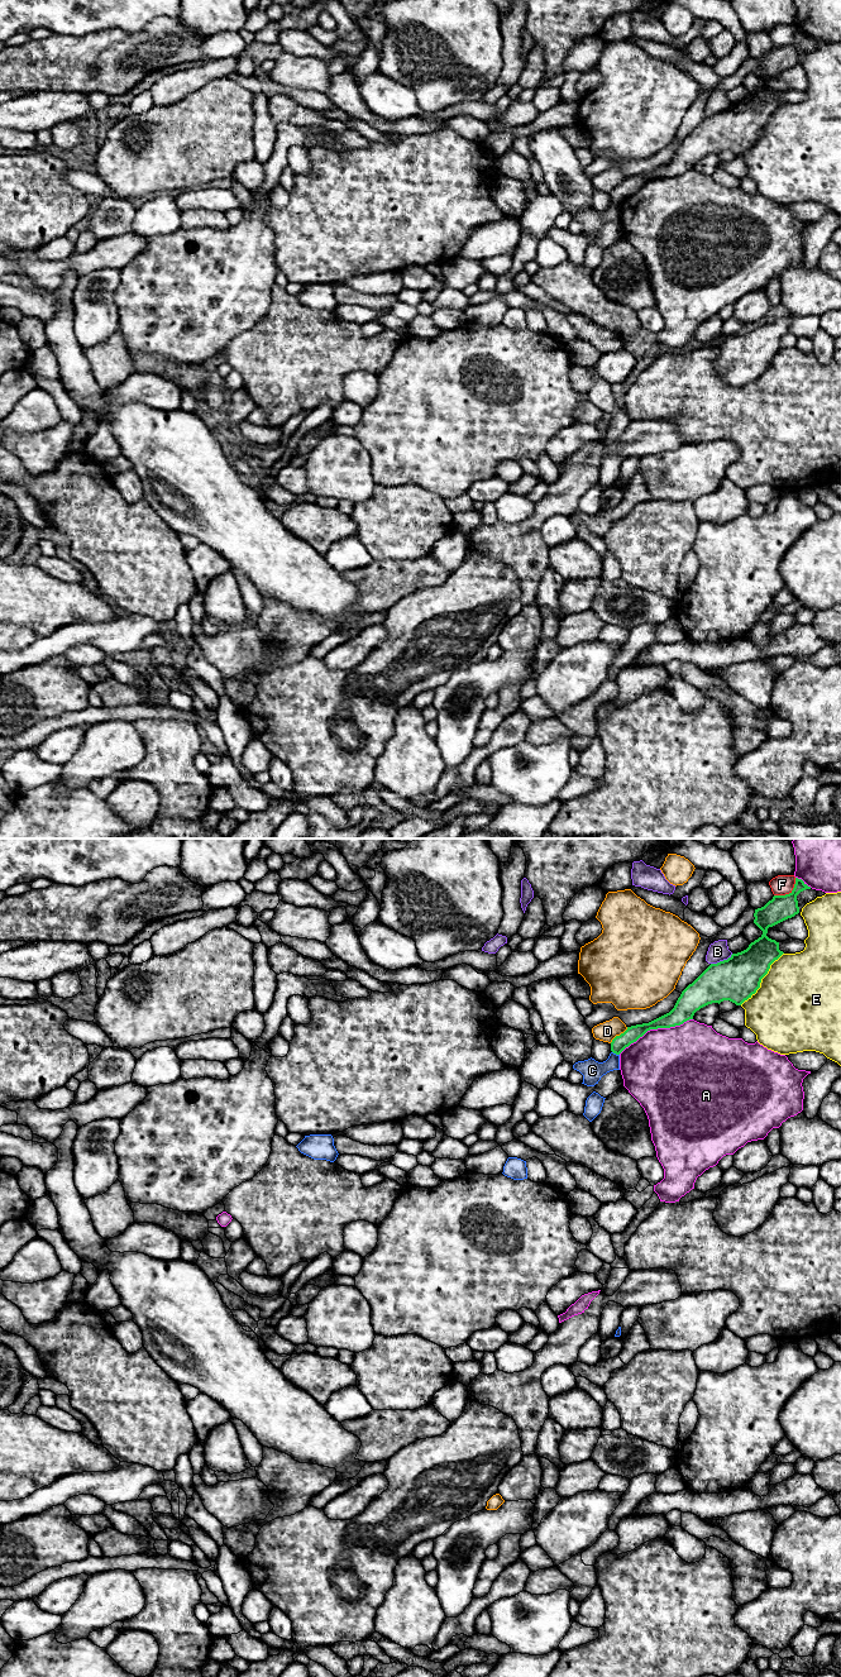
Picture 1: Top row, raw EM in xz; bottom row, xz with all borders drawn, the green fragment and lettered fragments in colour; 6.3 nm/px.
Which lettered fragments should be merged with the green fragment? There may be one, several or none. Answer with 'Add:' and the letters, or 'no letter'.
Add: C

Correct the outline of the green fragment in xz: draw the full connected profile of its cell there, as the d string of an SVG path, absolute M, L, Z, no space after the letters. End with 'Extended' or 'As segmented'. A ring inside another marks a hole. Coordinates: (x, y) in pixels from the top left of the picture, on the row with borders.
M795 878L793 890L785 895L774 895L764 907L755 909L754 923L763 935L751 942L741 952L732 954L727 960L711 964L678 998L674 1008L649 1022L627 1027L611 1042L611 1054L603 1062L594 1059L578 1061L573 1069L583 1075L587 1086L594 1086L601 1078L610 1071L620 1070L620 1054L636 1042L650 1029L670 1028L693 1019L701 1008L730 1000L741 1005L760 988L761 979L768 974L770 965L784 952L779 950L779 942L766 936L773 927L799 913L797 895L811 889L802 879Z. Extended

